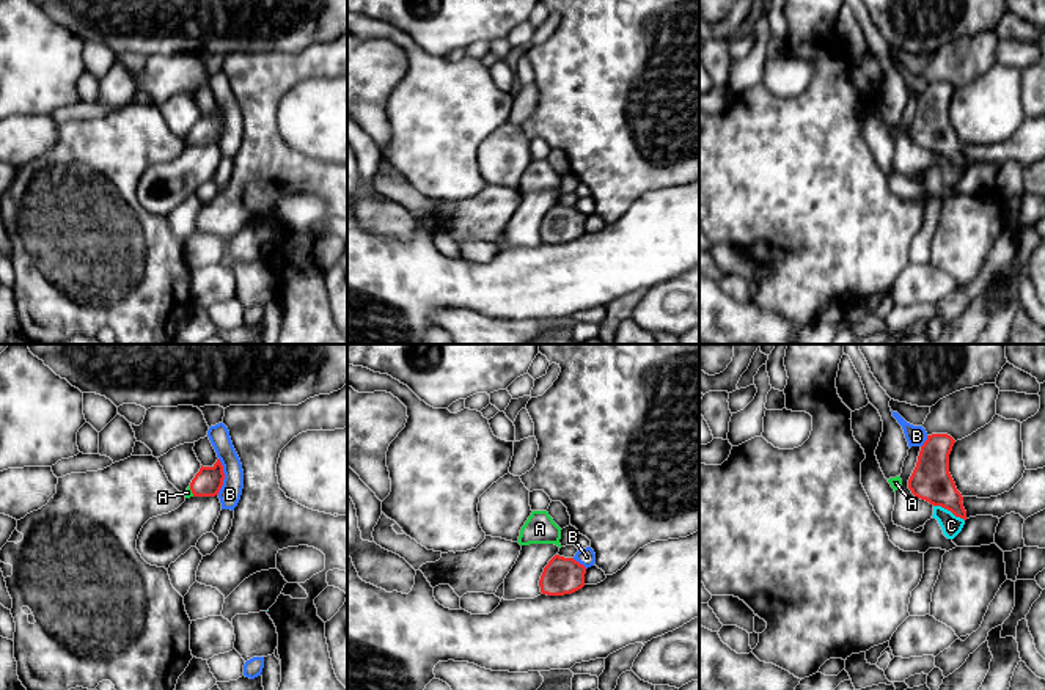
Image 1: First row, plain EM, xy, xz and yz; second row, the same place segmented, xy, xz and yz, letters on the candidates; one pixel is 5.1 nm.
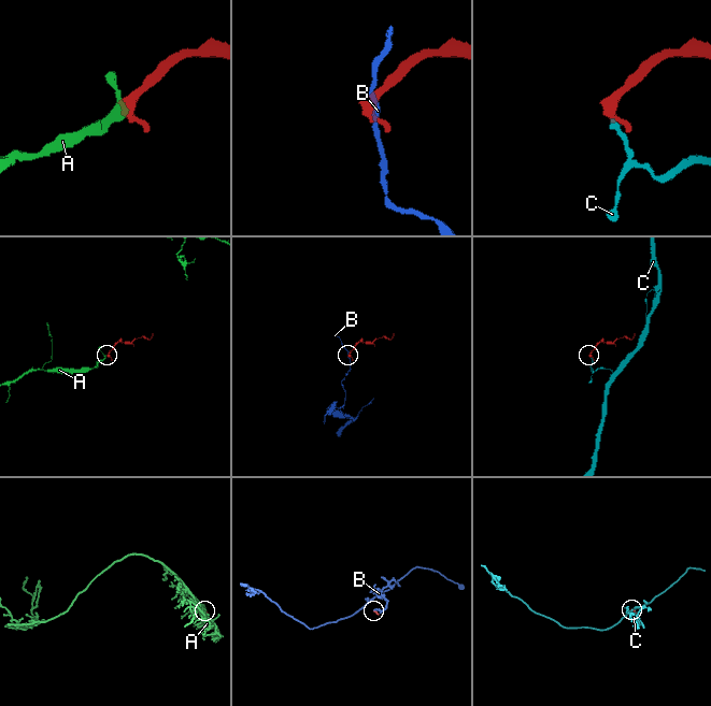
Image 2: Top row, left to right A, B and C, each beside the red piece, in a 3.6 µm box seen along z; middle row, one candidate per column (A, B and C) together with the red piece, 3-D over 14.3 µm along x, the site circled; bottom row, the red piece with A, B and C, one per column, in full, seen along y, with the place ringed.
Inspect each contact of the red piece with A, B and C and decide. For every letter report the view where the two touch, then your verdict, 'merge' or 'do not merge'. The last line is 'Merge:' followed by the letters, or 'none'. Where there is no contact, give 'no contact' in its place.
A: xy | merge
B: xy | do not merge
C: yz | do not merge
Merge: A

